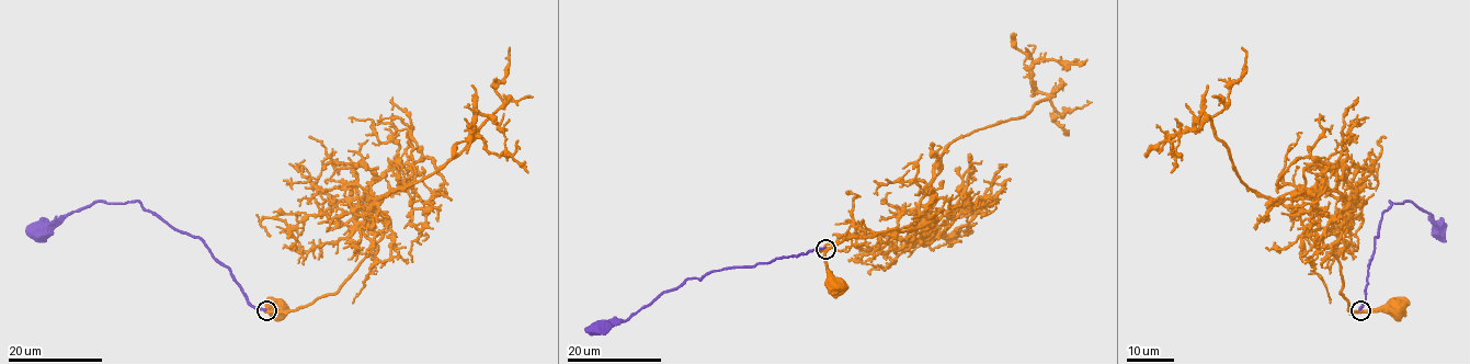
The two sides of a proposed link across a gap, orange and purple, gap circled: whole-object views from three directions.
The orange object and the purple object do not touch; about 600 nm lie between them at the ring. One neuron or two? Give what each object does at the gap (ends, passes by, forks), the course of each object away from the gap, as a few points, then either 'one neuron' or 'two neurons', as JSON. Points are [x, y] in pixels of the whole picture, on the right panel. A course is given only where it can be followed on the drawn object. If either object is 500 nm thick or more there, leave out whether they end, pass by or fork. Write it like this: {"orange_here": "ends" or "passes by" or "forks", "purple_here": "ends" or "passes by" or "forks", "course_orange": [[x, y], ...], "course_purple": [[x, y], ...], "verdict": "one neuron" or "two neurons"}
{"orange_here": "passes by", "purple_here": "ends", "course_orange": [[1360, 310], [1389, 310], [1394, 307]], "course_purple": [[1359, 309], [1365, 300], [1374, 240], [1390, 201], [1411, 201], [1432, 215], [1432, 223], [1438, 231]], "verdict": "two neurons"}

